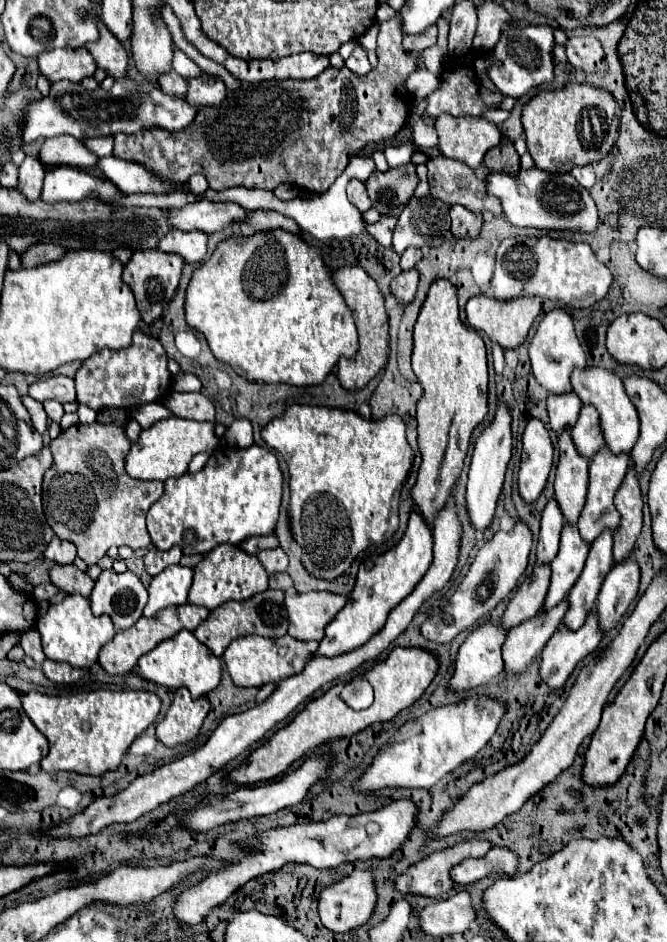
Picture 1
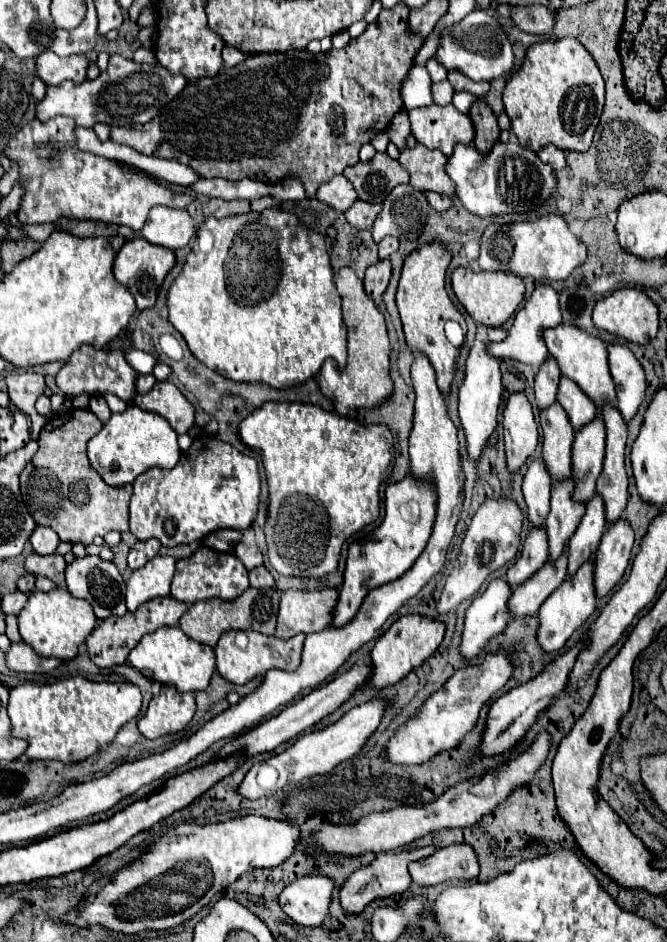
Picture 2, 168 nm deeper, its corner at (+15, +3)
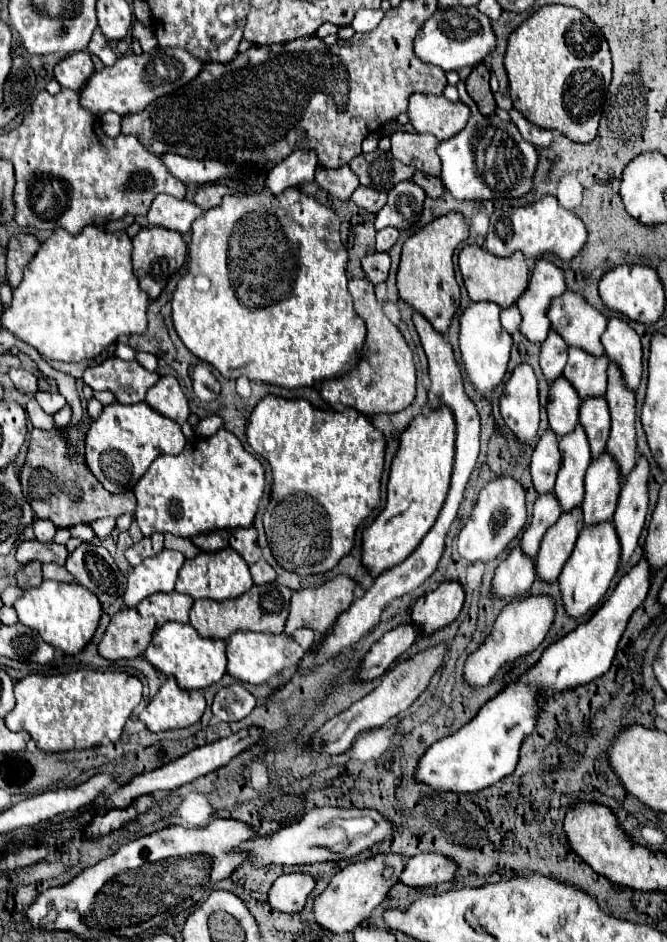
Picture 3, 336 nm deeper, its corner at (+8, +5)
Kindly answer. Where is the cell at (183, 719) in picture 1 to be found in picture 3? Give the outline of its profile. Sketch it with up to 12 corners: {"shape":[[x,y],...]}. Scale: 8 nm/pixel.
{"shape":[[167,678],[139,714],[151,732],[187,728],[205,710],[199,690]]}

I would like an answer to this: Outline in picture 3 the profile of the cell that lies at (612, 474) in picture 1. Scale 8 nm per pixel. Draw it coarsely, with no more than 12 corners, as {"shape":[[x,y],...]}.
{"shape":[[605,396],[581,400],[591,456],[597,458],[609,438],[611,418]]}

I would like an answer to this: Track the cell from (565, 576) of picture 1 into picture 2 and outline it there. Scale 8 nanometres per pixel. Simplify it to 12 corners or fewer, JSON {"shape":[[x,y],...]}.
{"shape":[[570,478],[552,486],[548,560],[556,562],[584,516]]}

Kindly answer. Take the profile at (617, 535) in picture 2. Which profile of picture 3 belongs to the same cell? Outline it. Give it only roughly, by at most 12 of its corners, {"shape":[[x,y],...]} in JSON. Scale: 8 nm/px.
{"shape":[[637,456],[613,516],[621,562],[637,548],[647,516],[649,462]]}

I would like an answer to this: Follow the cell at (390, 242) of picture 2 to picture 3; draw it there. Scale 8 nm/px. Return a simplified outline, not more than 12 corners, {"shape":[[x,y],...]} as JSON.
{"shape":[[397,228],[377,232],[377,252],[387,252],[397,242]]}

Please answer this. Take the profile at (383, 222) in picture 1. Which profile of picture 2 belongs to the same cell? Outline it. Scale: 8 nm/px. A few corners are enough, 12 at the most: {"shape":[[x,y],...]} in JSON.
{"shape":[[356,200],[346,220],[358,230],[370,230],[380,204]]}

